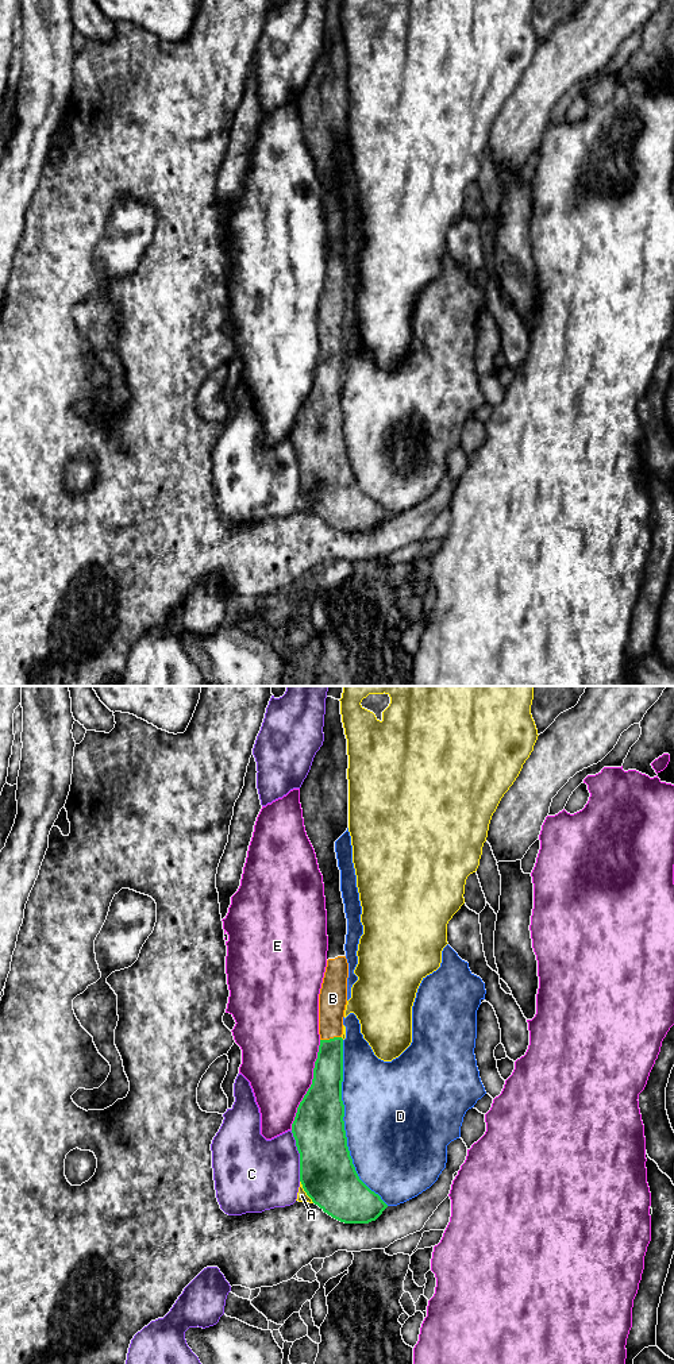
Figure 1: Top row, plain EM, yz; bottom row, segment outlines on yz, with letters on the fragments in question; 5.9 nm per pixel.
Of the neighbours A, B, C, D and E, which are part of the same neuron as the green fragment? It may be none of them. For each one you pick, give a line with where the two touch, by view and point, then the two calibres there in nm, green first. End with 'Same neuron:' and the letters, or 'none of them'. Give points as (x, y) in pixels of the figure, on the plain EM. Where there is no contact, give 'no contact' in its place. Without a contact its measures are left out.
B: yz (330, 347) | 180/170 nm
Same neuron: B

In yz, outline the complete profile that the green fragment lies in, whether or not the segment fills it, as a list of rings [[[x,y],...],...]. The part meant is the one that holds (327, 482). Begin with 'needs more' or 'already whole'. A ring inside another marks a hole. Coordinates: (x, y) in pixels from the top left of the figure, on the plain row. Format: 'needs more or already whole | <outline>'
needs more | [[[327,0],[324,50],[300,96],[307,145],[323,184],[327,219],[327,276],[319,303],[320,354],[312,393],[297,416],[292,442],[300,462],[300,490],[324,521],[344,532],[375,529],[388,513],[358,485],[344,439],[343,325],[347,313],[347,227],[335,150],[348,136],[348,63],[340,23],[343,0]]]

